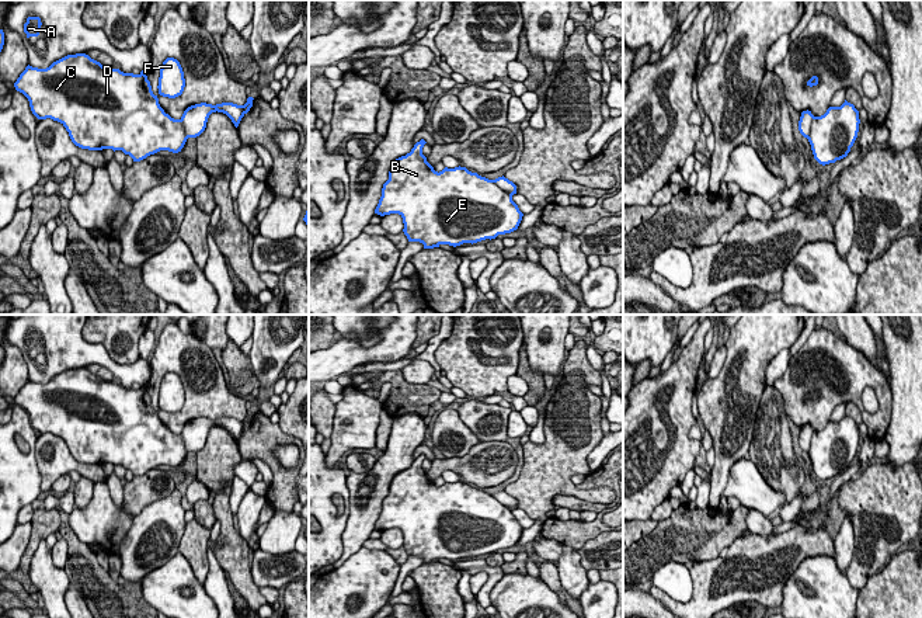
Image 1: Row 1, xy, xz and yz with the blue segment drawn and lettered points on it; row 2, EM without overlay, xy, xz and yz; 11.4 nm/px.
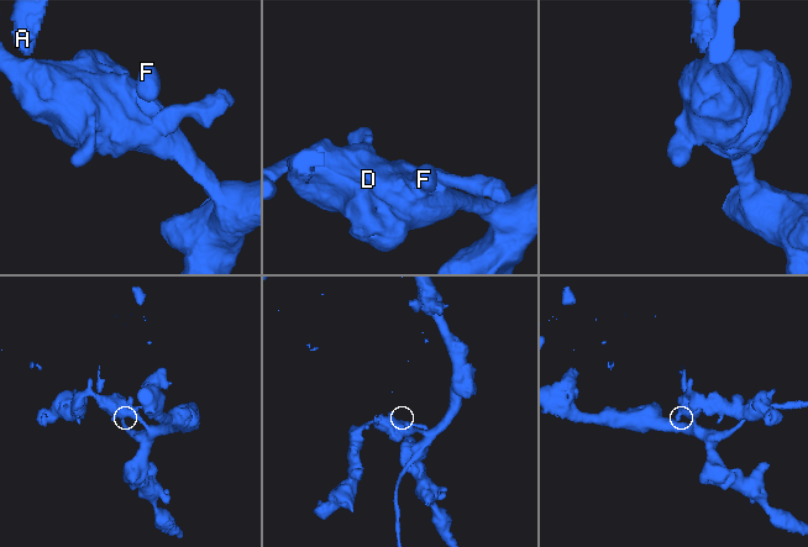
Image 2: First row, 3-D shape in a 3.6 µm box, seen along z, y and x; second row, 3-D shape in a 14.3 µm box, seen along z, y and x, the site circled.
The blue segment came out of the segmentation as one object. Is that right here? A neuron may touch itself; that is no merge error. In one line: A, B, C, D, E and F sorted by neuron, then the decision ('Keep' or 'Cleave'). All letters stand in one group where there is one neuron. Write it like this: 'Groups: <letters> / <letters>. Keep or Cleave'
Groups: A / B C D E F. Cleave

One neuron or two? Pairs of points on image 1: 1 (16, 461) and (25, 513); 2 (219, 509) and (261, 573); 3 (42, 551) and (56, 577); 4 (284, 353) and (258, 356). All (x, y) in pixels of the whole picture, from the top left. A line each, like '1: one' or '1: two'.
1: two
2: two
3: one
4: one

